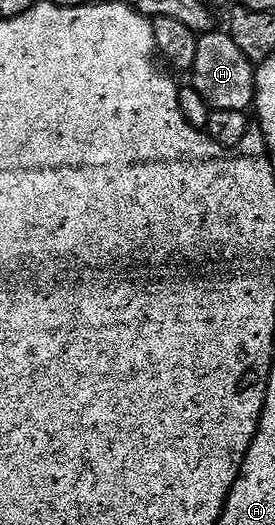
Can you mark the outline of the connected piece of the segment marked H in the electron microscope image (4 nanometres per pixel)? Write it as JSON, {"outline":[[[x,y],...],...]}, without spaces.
{"outline":[[[228,32],[203,33],[198,36],[197,42],[199,43],[199,52],[195,55],[195,67],[191,70],[192,88],[197,89],[199,95],[203,95],[203,99],[209,104],[210,110],[237,112],[252,110],[257,96],[254,62],[249,61],[247,55],[243,55],[243,51],[239,51],[239,47],[235,47],[235,39],[231,39]]]}

